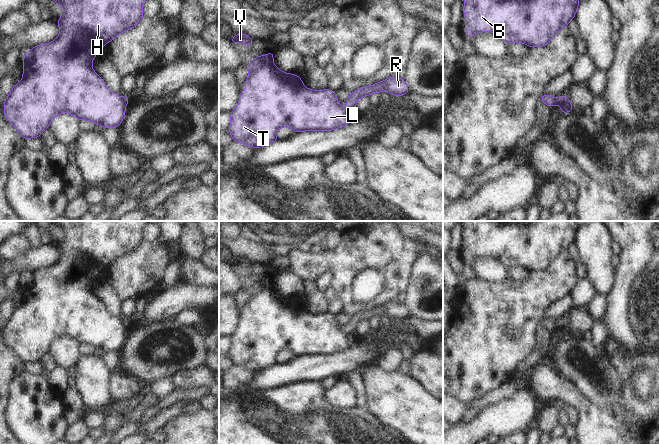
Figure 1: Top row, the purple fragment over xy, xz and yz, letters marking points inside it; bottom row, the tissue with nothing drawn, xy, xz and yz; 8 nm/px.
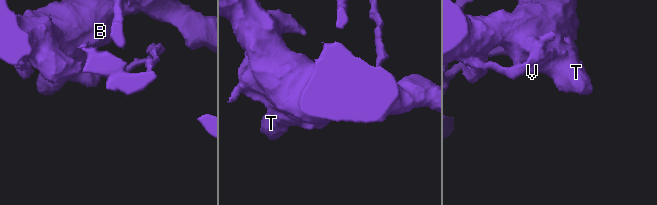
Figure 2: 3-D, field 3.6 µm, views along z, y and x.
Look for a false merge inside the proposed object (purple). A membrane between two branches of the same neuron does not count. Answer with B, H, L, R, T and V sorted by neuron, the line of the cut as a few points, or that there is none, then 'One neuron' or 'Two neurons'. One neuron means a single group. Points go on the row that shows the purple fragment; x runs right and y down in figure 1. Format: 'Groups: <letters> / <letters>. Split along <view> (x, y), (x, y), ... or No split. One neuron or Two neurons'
Groups: B H L T V / R. Split along xz (348, 111), (354, 115). Two neurons.

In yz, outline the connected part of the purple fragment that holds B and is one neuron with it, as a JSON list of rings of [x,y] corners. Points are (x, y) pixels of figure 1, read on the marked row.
[[[465,0],[465,32],[473,38],[478,32],[495,32],[506,43],[523,42],[529,47],[546,46],[575,18],[579,0]]]

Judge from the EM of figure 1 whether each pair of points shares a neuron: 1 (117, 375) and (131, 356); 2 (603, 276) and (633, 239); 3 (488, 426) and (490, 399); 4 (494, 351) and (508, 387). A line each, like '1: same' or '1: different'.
1: different
2: different
3: different
4: different

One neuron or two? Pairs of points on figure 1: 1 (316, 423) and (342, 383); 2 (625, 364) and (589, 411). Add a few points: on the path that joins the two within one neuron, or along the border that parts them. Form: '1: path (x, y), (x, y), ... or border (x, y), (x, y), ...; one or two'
1: border (325, 391), (325, 397), (332, 405), (352, 408); two
2: path (627, 382), (627, 400), (615, 412), (607, 412); one

